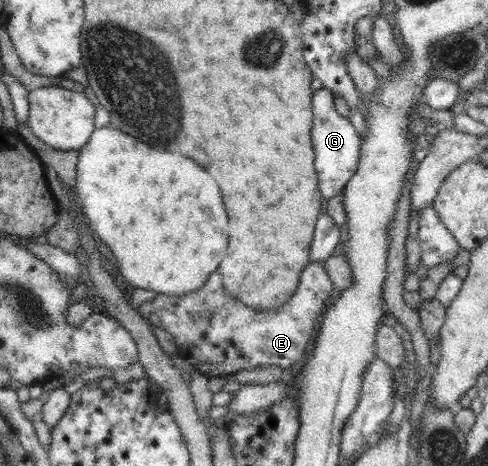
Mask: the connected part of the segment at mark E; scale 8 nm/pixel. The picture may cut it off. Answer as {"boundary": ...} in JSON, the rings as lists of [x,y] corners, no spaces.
{"boundary":[[[309,262],[306,270],[300,274],[300,282],[294,294],[277,309],[255,311],[247,307],[240,299],[235,299],[220,284],[220,274],[214,272],[206,284],[182,296],[158,294],[152,301],[144,301],[136,306],[139,313],[150,324],[163,328],[174,337],[177,344],[177,356],[190,362],[198,372],[208,377],[233,377],[240,370],[252,370],[267,365],[276,364],[285,369],[302,358],[308,346],[308,338],[312,338],[316,324],[320,322],[328,307],[334,285],[328,276],[323,262]]]}

